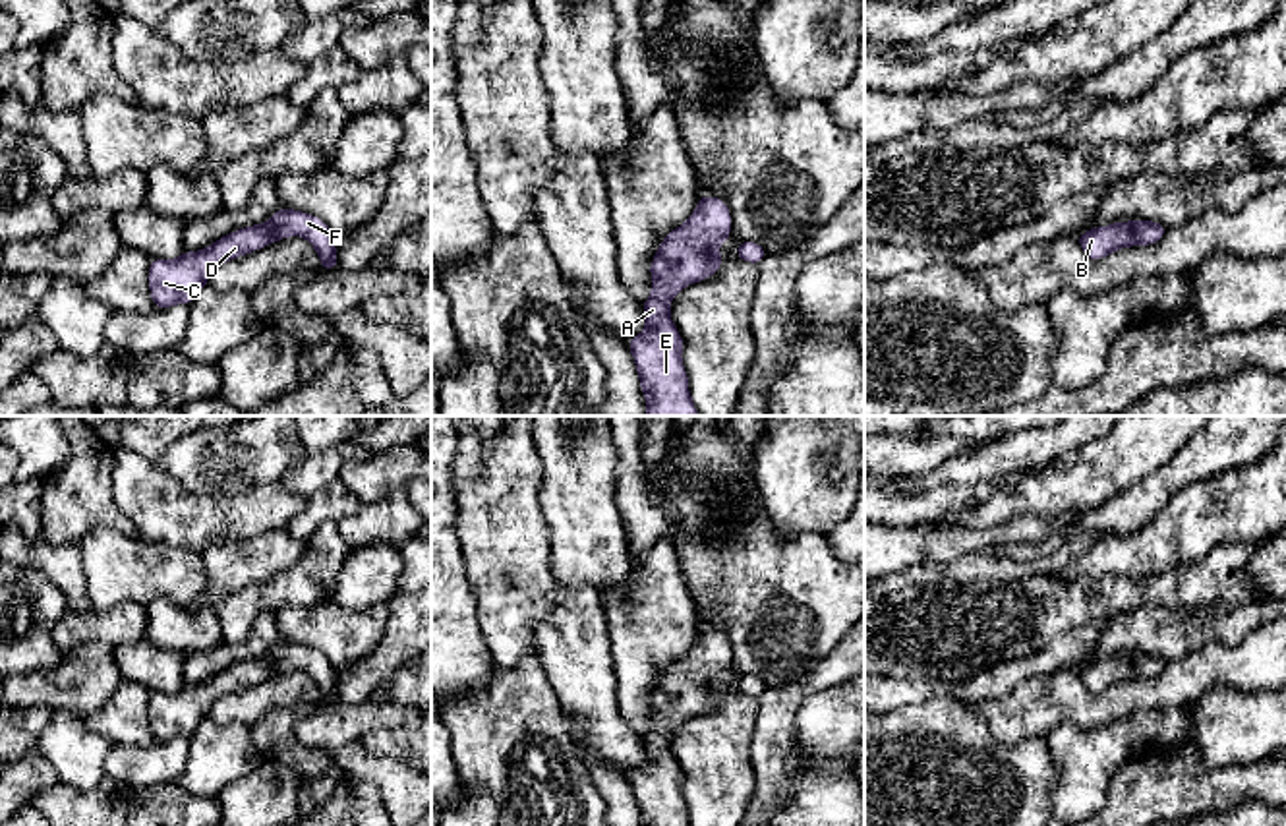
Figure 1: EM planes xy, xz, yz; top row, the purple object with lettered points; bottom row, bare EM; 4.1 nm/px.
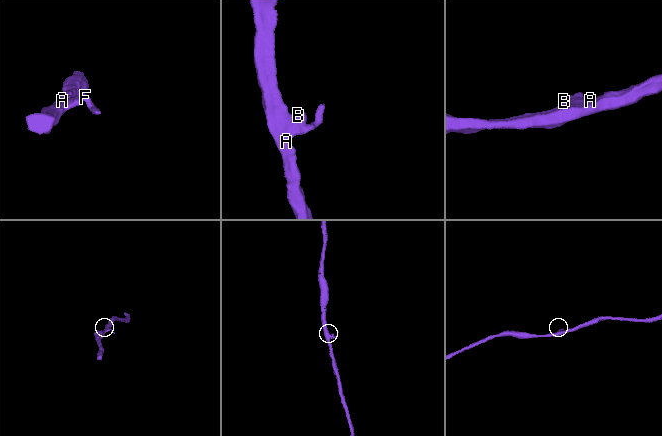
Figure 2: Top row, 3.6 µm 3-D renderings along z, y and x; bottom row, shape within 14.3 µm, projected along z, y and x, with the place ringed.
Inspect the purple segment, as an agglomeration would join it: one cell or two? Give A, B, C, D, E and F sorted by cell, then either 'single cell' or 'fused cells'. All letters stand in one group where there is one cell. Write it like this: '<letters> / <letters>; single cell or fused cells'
A B C D E F; single cell

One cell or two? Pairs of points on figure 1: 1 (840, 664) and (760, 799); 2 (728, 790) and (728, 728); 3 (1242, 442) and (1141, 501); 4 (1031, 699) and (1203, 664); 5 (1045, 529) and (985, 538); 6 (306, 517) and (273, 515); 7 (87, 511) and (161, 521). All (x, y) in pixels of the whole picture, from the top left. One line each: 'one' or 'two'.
1: one
2: one
3: one
4: one
5: one
6: two
7: two

